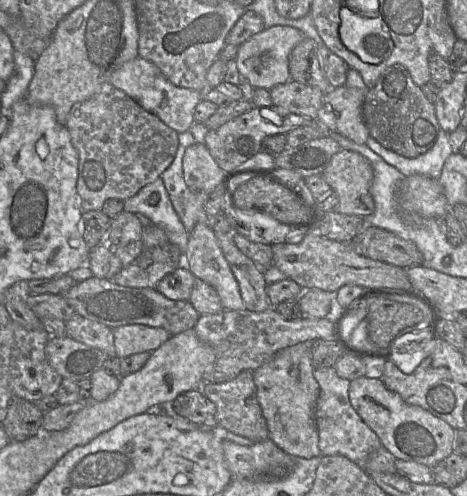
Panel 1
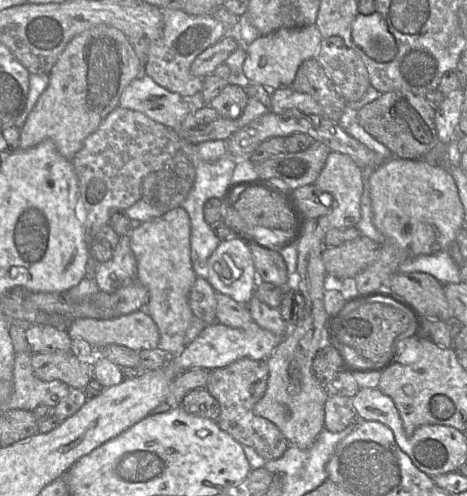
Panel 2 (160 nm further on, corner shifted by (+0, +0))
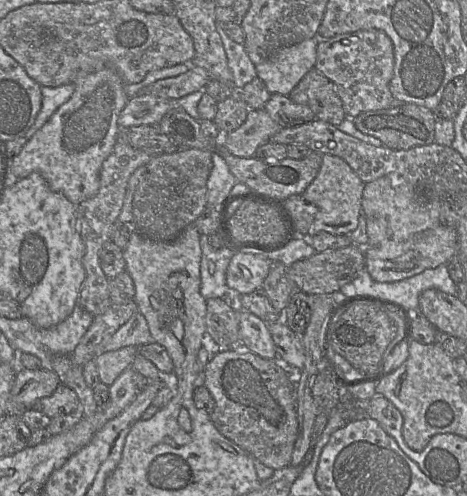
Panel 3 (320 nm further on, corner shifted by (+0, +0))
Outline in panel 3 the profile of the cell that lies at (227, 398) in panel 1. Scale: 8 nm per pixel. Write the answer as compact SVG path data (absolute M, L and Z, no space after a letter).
M242 346L221 349L208 361L202 384L215 401L210 417L223 436L269 468L290 465L298 437L297 385L278 359L263 358Z

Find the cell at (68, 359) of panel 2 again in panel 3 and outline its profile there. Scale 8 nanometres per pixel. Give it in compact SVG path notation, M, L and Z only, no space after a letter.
M19 367L11 387L11 397L17 404L33 408L35 402L50 396L61 382L51 369Z

